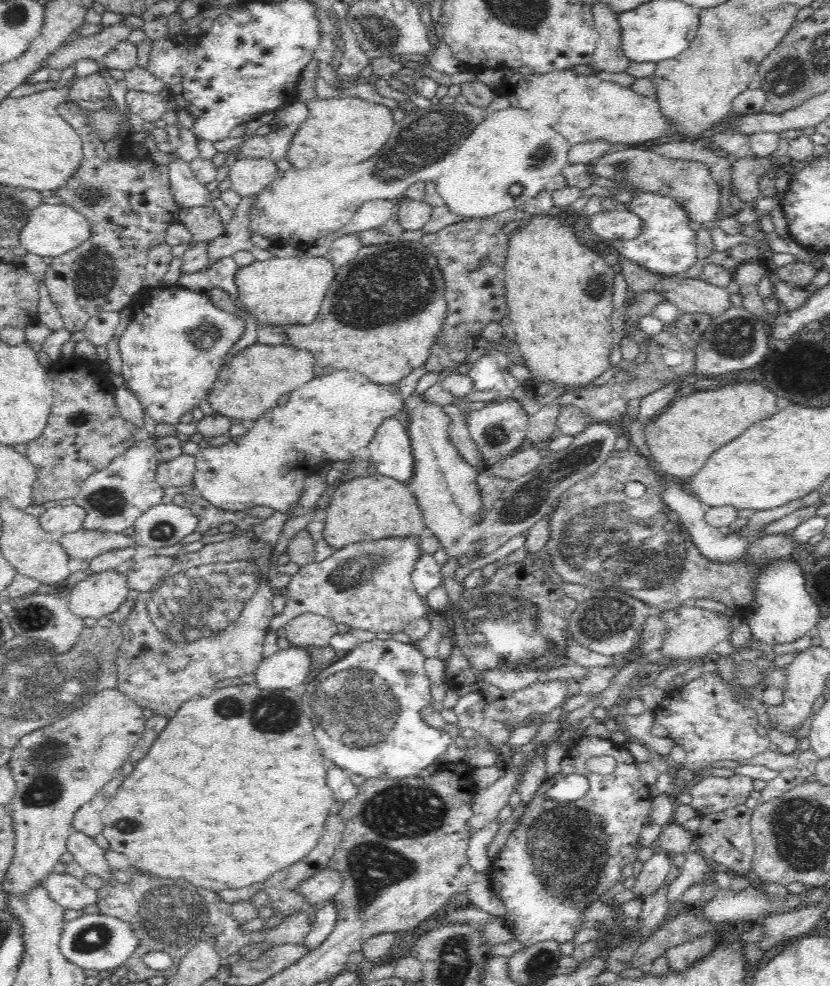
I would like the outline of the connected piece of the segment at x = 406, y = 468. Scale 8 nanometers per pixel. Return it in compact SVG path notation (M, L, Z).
M398 417L383 420L368 450L368 462L378 473L409 484L413 475L411 440L407 426Z

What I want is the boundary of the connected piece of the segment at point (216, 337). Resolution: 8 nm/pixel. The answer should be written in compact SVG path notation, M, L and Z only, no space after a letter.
M159 286L148 294L134 306L136 314L121 334L121 376L157 424L175 425L214 386L226 354L242 339L244 319L217 308L208 291Z

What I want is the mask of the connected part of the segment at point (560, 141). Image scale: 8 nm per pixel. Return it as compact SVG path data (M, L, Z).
M507 107L505 109L501 109L501 110L496 110L493 111L491 113L488 113L485 117L483 121L480 121L480 124L477 124L477 127L472 131L472 134L470 134L470 136L468 136L468 138L464 139L464 142L462 142L462 144L460 145L460 148L458 150L456 150L456 152L450 152L450 154L448 154L448 164L446 164L446 162L442 162L442 166L446 166L446 168L444 168L444 172L440 172L440 176L438 176L438 178L434 178L434 180L416 180L416 181L433 181L436 184L436 191L438 193L440 193L440 195L442 195L442 199L446 202L446 205L449 207L450 212L452 212L453 214L456 214L460 217L464 217L466 219L478 219L478 218L488 218L488 217L494 217L502 212L505 211L510 211L512 209L516 209L520 206L522 206L522 204L525 204L526 202L528 202L528 200L532 200L532 198L534 198L535 196L538 196L538 194L540 194L540 192L542 192L543 190L545 190L546 188L548 188L548 185L550 184L551 180L559 174L562 174L564 168L566 168L567 165L567 152L570 150L571 146L570 143L568 143L568 139L565 139L564 136L562 136L560 133L556 132L556 128L552 128L552 124L550 124L550 114L542 114L542 116L538 116L538 114L532 114L532 112L530 112L530 110L524 110L522 108L516 108L516 107Z

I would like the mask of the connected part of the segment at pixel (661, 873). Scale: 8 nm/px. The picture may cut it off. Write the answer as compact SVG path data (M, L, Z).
M664 850L653 853L644 861L632 888L636 898L644 899L658 891L665 884L664 878L668 876L672 862L672 855Z

